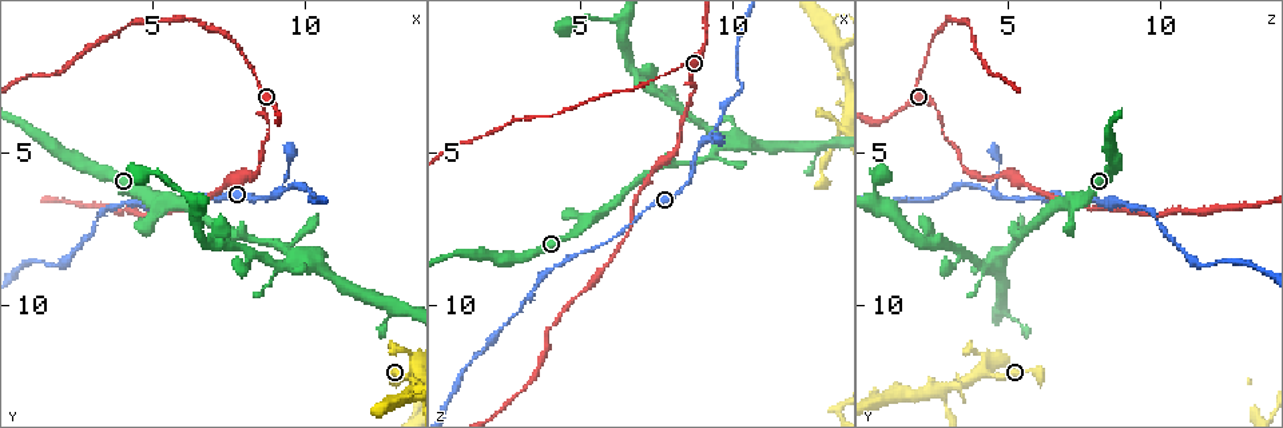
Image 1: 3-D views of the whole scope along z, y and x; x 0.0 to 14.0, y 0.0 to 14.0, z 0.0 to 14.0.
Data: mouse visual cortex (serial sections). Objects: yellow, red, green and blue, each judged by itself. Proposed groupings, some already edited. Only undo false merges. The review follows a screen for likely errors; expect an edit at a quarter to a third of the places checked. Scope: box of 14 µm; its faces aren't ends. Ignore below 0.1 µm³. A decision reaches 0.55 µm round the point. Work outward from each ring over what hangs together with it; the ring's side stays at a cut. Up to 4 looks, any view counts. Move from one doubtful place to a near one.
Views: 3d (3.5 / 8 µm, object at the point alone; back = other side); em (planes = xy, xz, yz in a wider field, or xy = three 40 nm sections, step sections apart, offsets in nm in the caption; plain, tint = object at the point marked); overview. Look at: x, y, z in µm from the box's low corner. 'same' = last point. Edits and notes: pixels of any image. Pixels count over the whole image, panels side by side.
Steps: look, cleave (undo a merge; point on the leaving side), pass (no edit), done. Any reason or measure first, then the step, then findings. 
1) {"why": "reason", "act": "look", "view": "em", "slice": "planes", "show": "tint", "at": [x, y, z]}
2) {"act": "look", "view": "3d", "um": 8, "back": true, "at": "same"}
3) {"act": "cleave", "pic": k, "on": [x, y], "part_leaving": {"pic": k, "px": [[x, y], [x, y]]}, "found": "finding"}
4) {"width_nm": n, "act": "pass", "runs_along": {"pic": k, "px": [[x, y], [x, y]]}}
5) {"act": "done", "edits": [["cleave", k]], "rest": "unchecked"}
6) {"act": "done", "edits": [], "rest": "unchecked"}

{"why": "thin neck", "act": "look", "view": "3d", "um": 3.5, "at": [8.8, 4.4, 2.9]}

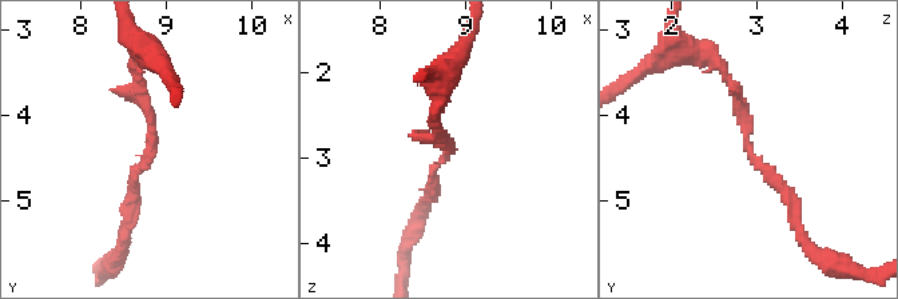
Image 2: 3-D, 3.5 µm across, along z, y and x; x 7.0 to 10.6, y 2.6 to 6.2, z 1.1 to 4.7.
{"act": "look", "view": "em", "slice": "xy", "step": 5, "show": "tint", "at": [8.80, 4.30, 2.90]}

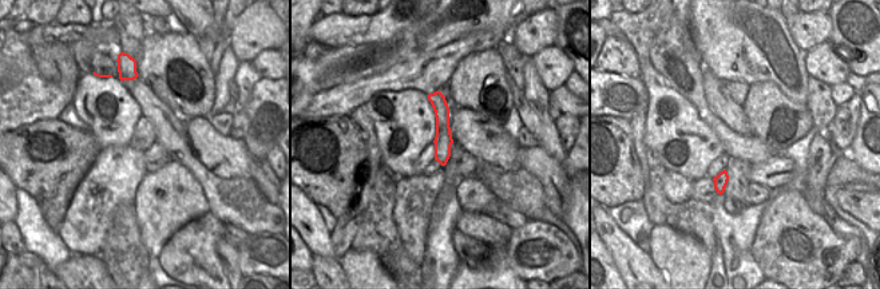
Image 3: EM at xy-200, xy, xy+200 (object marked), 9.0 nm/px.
{"act": "pass", "found": "one cell here"}

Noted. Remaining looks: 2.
{"why": "thin neck", "act": "look", "view": "3d", "um": 3.5, "at": [9.5, 6.2, 4.2]}

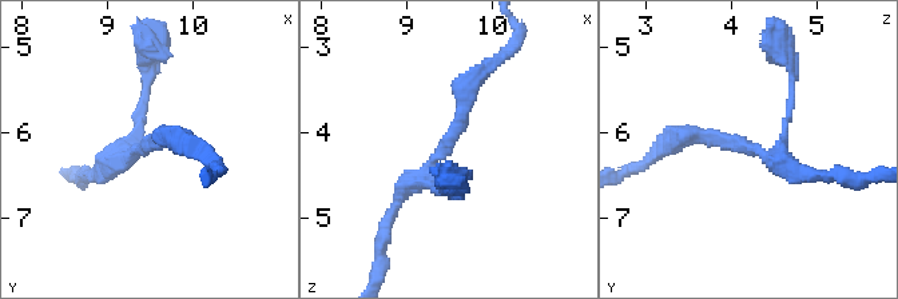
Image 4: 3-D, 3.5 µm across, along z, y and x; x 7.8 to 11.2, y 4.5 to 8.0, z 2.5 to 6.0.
{"why": "shape alone is not enough", "act": "look", "view": "em", "slice": "planes", "show": "tint", "at": [9.45, 6.20, 4.25]}

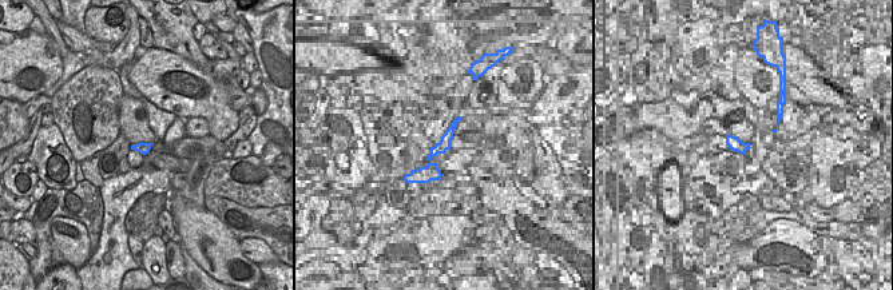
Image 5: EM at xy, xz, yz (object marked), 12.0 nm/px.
{"act": "pass", "runs_along": {"pic": 4, "px": [[393, 212], [451, 140], [476, 75]]}, "found": "one cell here"}

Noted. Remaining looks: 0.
{"act": "done", "edits": [], "rest": "unchecked"}

